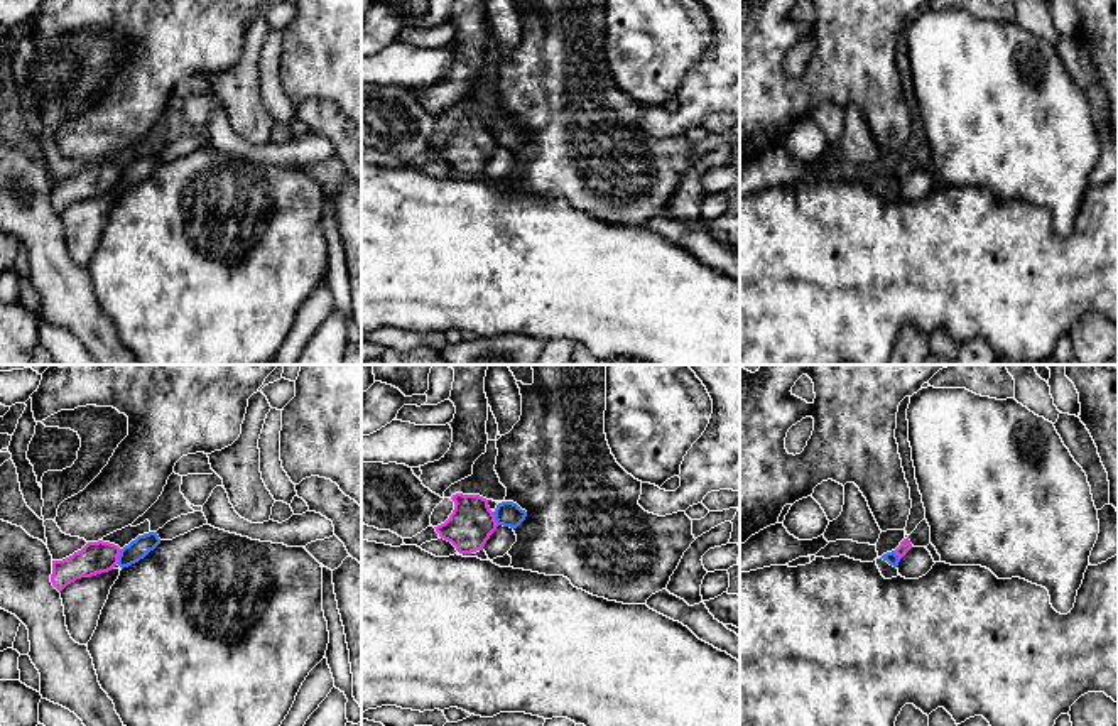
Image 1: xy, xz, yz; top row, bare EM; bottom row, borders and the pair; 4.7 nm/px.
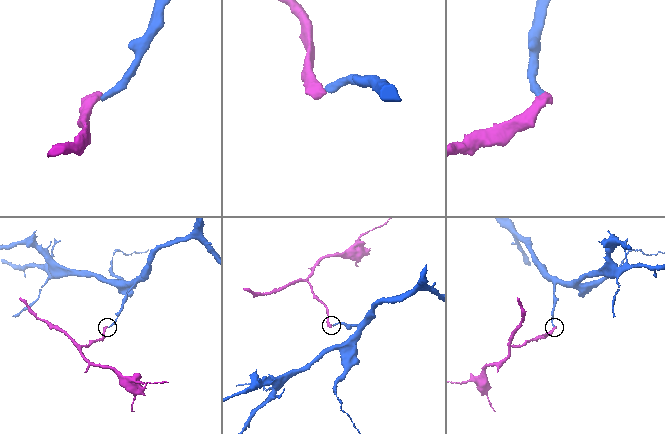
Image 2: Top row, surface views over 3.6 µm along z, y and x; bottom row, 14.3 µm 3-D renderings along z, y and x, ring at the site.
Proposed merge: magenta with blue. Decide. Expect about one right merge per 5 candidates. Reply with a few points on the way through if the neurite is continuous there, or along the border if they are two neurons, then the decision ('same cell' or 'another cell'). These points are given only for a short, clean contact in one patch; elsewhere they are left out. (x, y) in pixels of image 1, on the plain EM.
border xy (122, 171), (117, 184); another cell

